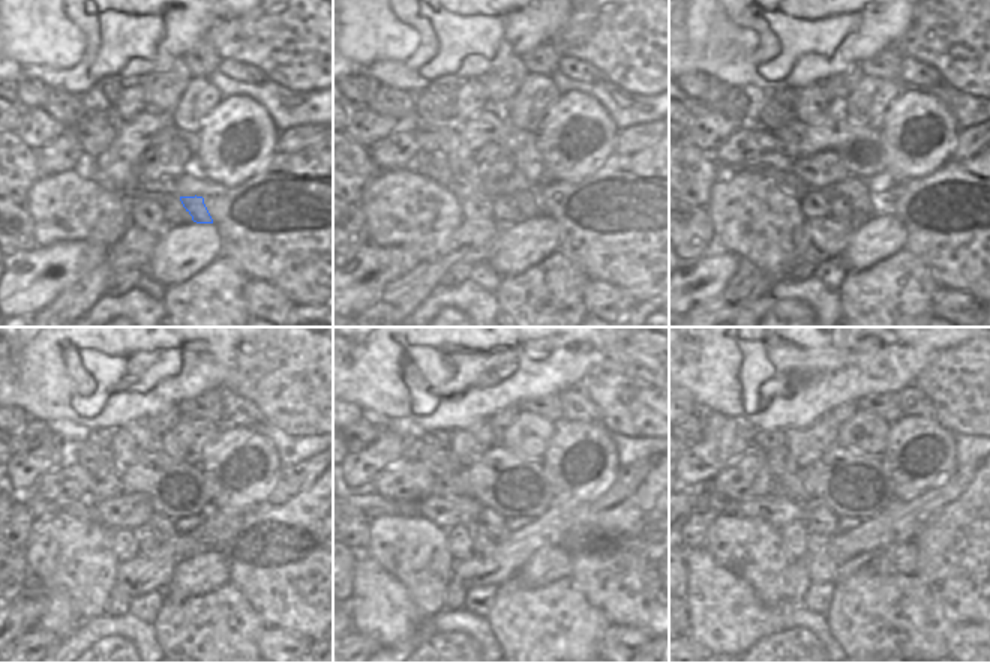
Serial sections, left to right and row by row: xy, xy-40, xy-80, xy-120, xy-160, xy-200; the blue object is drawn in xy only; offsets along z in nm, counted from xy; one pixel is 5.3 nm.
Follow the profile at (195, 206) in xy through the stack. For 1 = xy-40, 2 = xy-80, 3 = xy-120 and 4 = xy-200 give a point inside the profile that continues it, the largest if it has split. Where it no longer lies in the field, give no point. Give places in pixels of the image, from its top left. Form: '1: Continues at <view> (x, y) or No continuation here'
1: Continues at xy-40 (525, 201)
2: Continues at xy-80 (855, 189)
3: Continues at xy-120 (161, 527)
4: Continues at xy-200 (818, 518).

